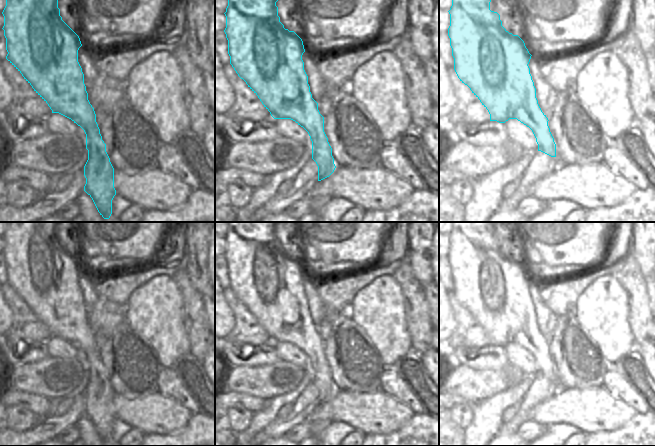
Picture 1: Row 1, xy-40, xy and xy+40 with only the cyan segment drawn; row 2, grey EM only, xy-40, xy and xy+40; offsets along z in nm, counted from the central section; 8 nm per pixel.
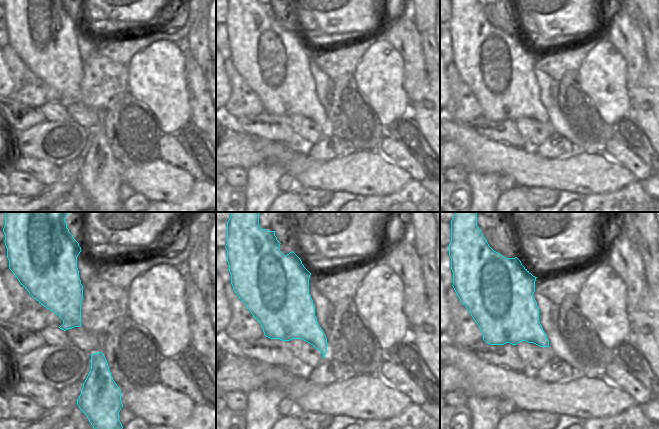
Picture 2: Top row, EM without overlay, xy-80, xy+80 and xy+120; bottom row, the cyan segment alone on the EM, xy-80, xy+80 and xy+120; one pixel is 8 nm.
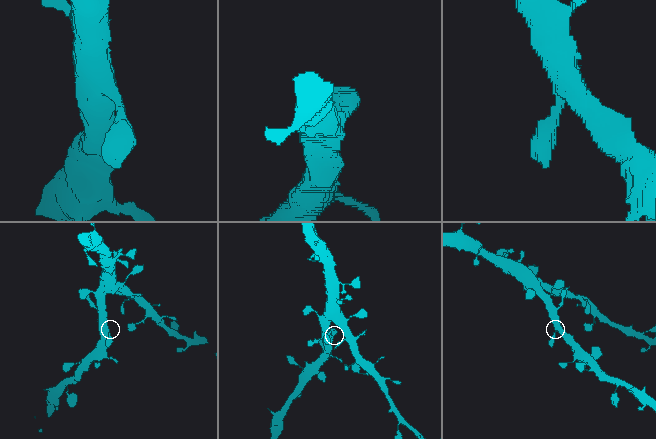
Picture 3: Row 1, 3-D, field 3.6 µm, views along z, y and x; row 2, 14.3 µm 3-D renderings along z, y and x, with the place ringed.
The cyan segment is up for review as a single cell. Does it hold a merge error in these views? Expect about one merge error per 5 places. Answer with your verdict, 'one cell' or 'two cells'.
one cell

